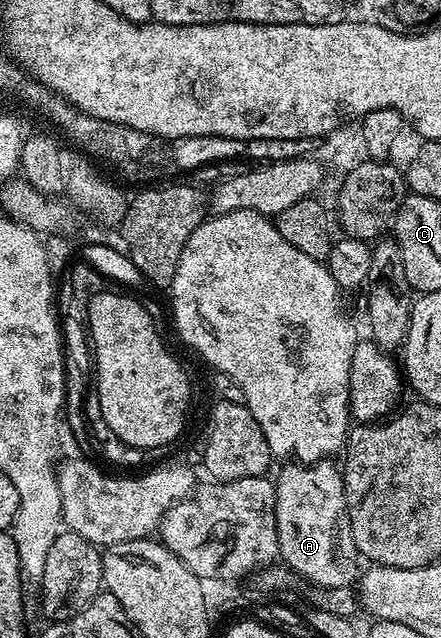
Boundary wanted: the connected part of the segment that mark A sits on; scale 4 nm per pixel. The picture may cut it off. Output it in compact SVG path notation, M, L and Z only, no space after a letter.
M324 461L321 463L312 463L310 465L287 465L280 473L279 479L274 480L275 484L275 532L279 538L279 559L292 571L299 574L300 580L317 587L350 587L360 578L361 575L361 556L357 545L353 541L353 533L349 525L349 509L347 508L347 488L343 485L343 472L338 466L334 467L334 462Z

